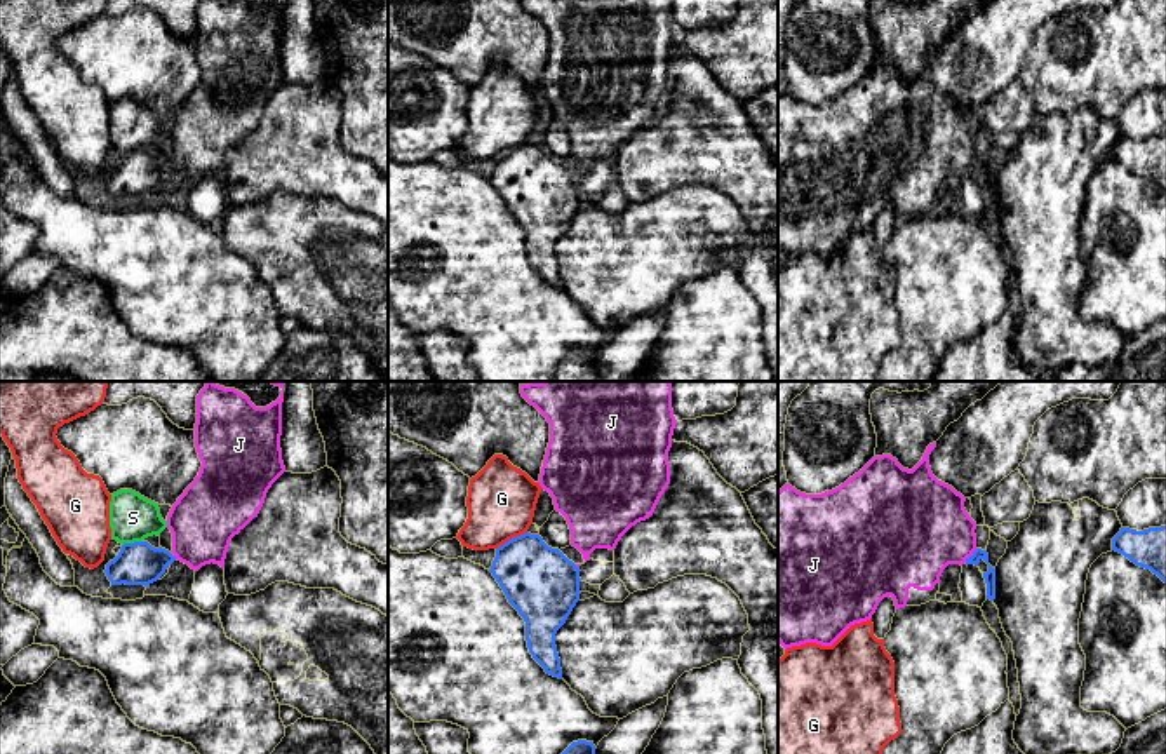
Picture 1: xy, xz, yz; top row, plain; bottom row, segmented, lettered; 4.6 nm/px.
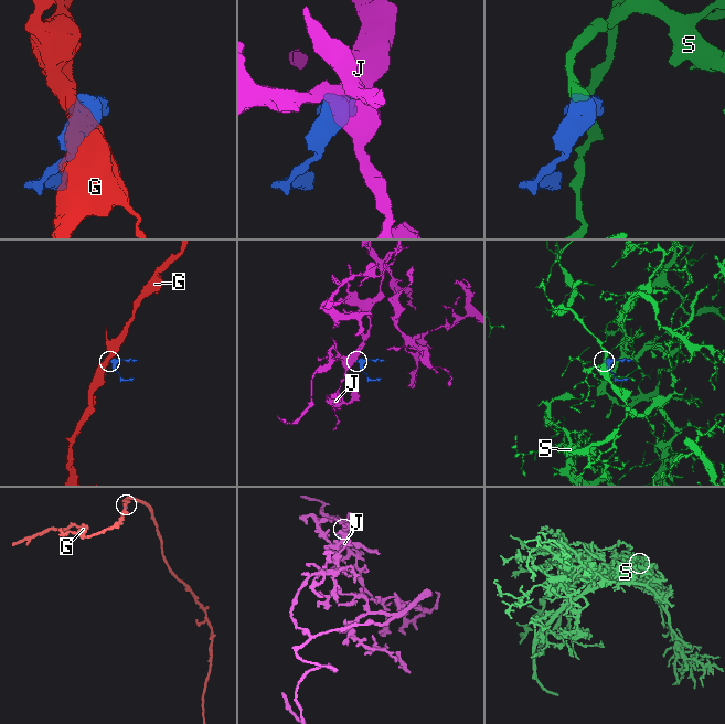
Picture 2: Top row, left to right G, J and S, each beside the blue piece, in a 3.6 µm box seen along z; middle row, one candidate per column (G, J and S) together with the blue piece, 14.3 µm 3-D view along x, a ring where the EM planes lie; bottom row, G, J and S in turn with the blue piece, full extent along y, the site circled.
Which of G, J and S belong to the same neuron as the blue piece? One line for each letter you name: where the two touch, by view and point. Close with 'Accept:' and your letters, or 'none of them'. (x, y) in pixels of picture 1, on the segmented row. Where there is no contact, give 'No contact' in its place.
J: Touches blue at yz (971, 556)
Accept: J

